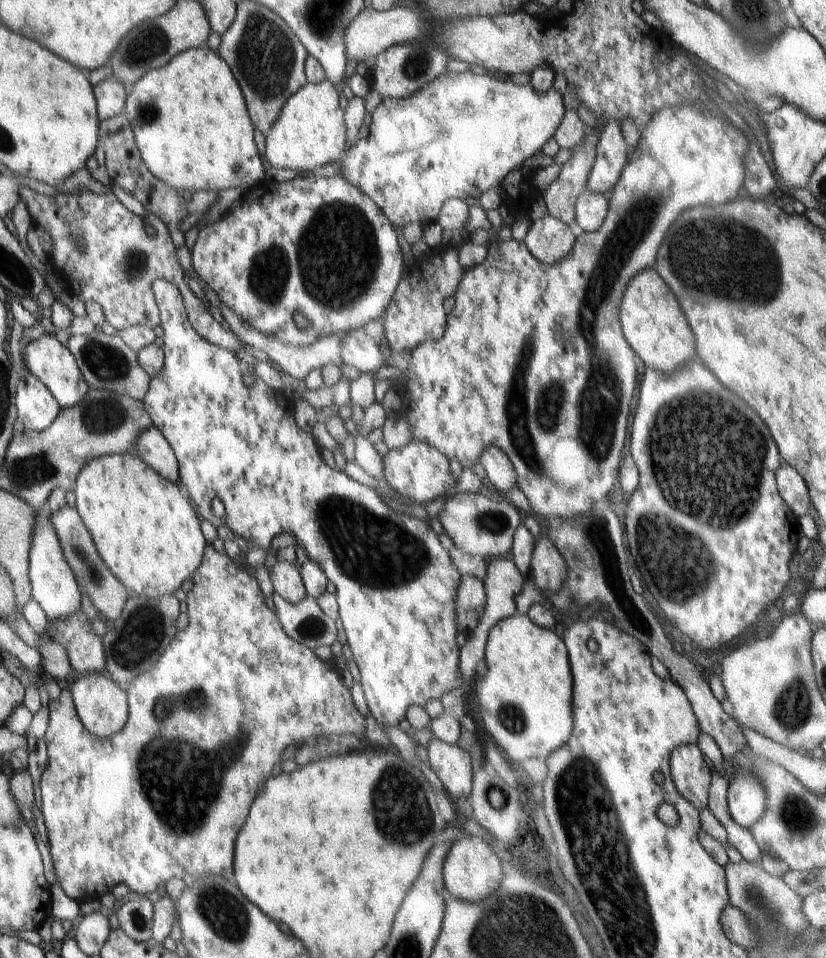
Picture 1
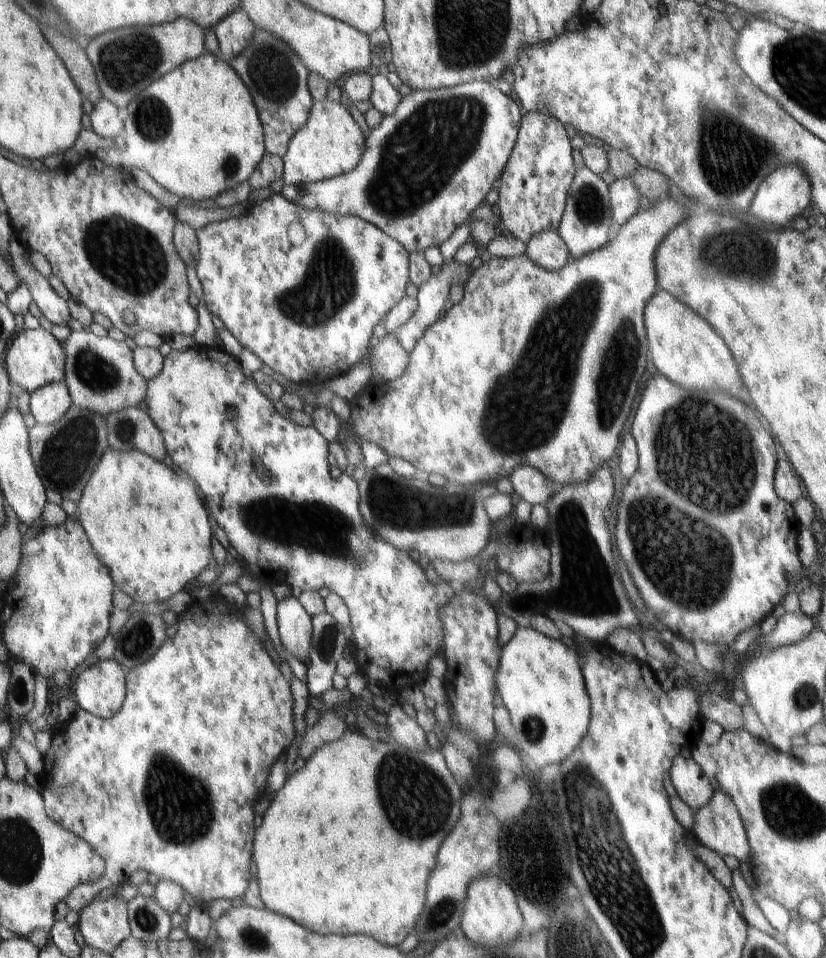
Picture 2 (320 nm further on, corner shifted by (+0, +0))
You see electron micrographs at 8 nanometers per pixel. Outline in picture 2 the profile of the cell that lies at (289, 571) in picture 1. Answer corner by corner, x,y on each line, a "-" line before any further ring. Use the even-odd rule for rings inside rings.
293,596
277,602
277,627
284,648
304,663
309,658
313,628
311,616

